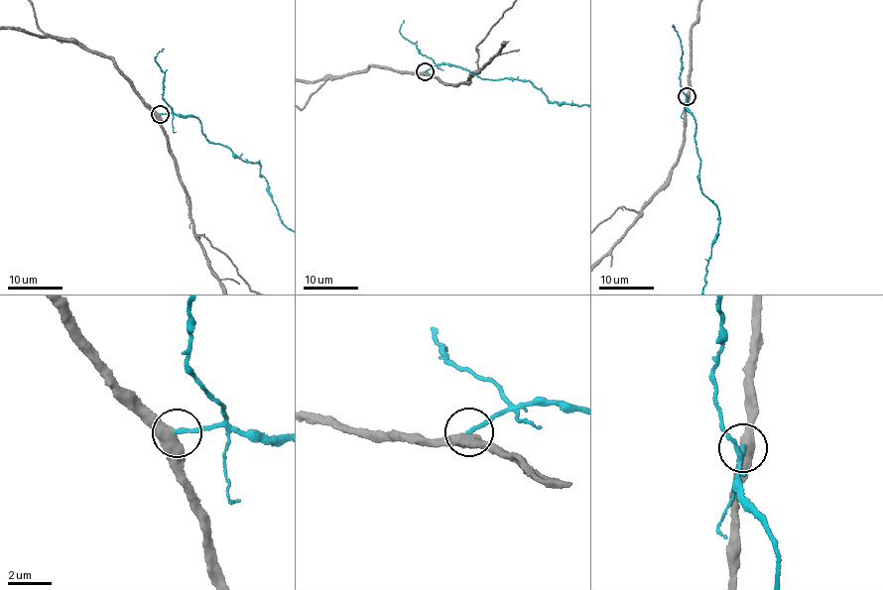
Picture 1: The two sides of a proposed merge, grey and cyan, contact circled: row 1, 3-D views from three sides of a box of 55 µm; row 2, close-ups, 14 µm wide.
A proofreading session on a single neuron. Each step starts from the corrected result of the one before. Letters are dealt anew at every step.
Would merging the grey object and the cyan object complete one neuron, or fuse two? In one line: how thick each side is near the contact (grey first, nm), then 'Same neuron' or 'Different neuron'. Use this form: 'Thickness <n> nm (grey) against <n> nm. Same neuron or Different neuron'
Thickness 500 nm (grey) against 180 nm. Same neuron

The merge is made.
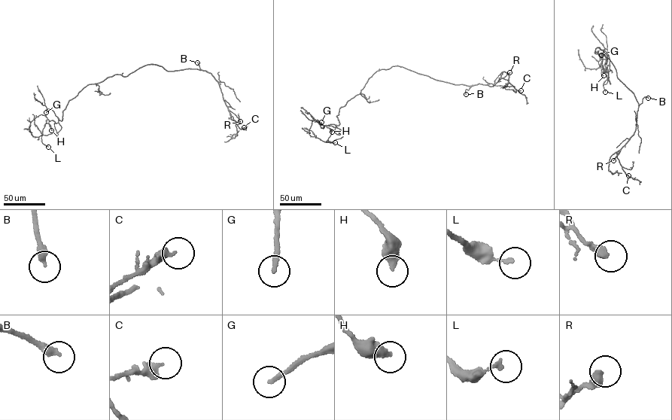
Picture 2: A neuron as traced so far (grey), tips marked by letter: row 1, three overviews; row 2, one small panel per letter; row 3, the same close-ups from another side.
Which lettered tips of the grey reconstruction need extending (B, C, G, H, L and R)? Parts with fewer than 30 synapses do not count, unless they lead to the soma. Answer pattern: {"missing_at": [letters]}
{"missing_at": ["B", "G"]}

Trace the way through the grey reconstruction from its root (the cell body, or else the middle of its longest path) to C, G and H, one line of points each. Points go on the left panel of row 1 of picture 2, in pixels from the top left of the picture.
C: (139, 68), (156, 64), (168, 71), (194, 68), (209, 72), (219, 85), (231, 119), (240, 129), (244, 127)
G: (139, 68), (126, 76), (117, 74), (87, 85), (68, 101), (62, 120), (50, 109), (47, 108), (46, 112)
H: (139, 68), (126, 76), (117, 74), (87, 85), (68, 101), (62, 120), (49, 121), (51, 130)

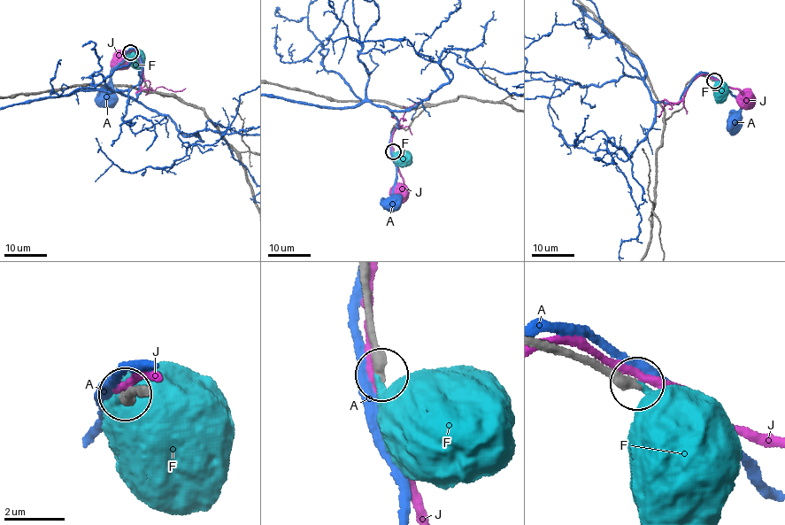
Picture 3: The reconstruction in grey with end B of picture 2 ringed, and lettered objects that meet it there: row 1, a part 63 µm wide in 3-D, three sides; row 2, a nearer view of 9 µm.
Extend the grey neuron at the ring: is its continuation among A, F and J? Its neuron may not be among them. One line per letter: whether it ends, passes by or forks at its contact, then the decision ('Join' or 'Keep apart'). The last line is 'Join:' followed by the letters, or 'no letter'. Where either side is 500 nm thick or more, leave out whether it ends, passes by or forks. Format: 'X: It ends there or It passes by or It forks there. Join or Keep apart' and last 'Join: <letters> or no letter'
A: It passes by. Keep apart
F: It ends there. Join
J: It passes by. Keep apart
Join: F

